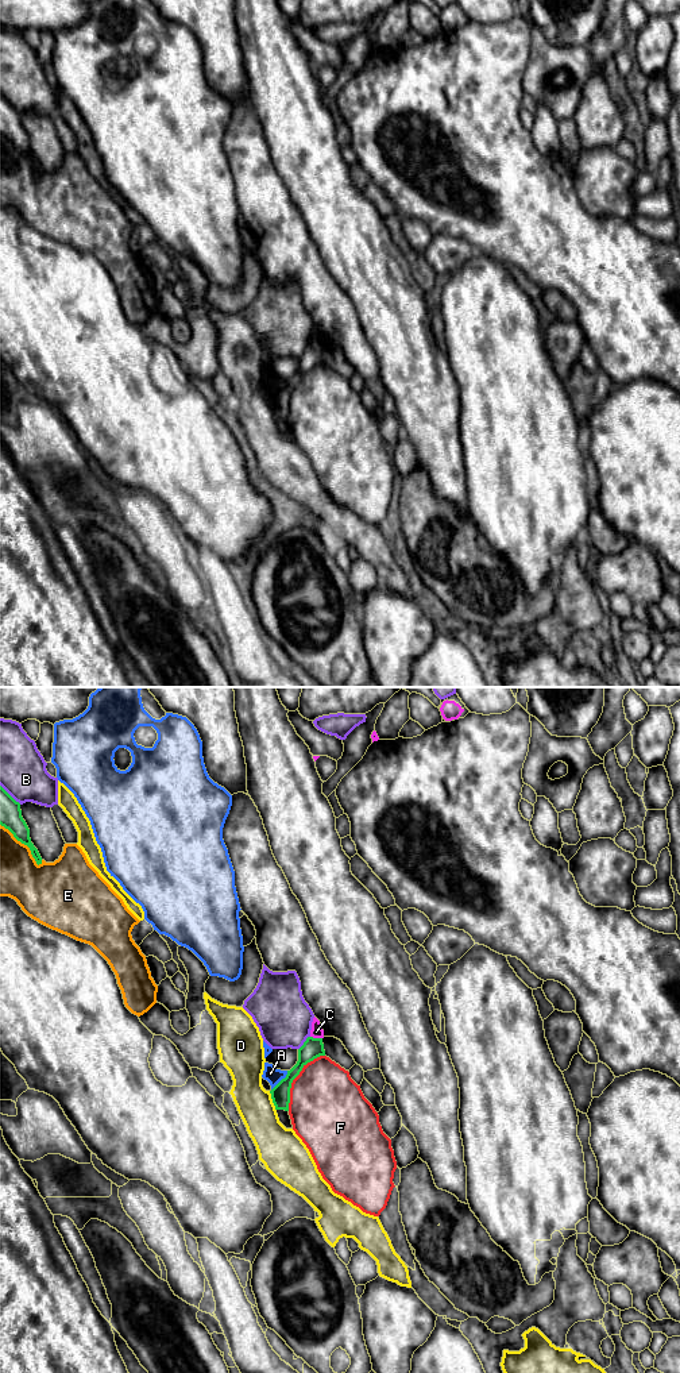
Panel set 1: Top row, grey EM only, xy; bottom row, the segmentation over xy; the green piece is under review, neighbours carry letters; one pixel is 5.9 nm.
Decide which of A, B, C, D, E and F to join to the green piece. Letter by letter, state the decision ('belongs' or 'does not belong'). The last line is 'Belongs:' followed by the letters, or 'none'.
A: does not belong
B: does not belong
C: does not belong
D: does not belong
E: does not belong
F: does not belong
Belongs: none

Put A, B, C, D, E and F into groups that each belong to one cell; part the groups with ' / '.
A / B / C / D / E / F

